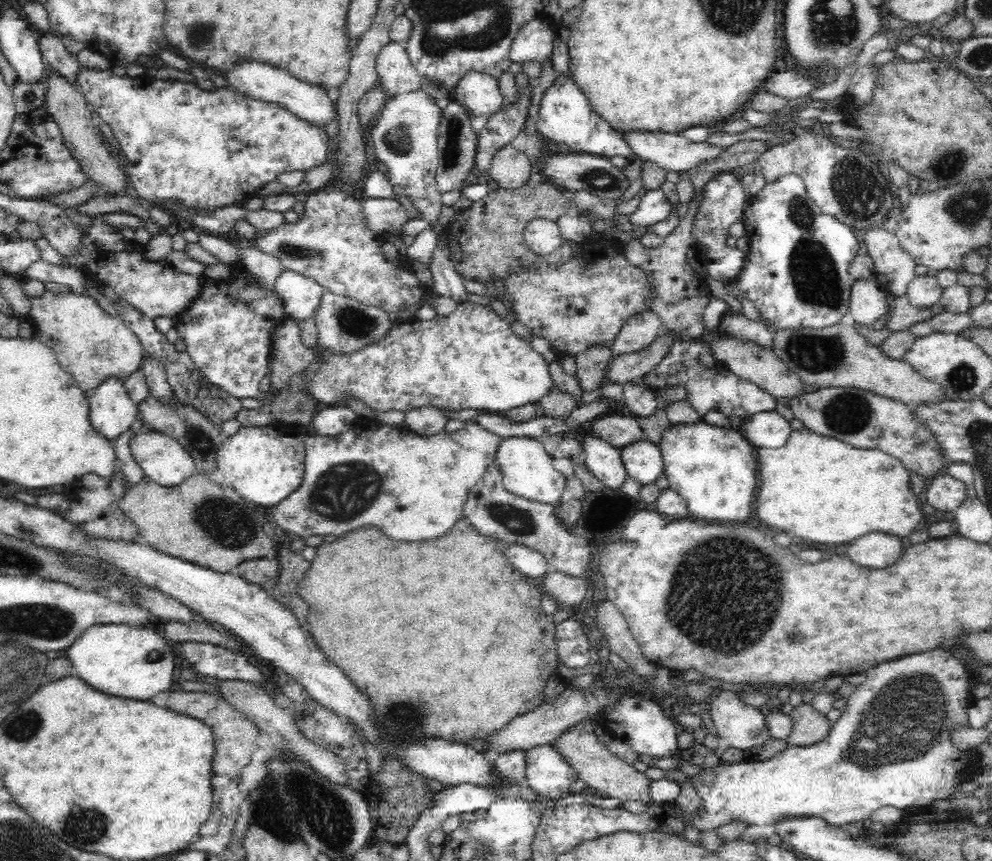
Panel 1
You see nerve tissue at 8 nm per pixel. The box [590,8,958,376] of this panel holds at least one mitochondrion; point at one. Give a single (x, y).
(815, 278)

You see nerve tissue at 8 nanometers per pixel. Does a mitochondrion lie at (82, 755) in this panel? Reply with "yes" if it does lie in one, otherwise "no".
no

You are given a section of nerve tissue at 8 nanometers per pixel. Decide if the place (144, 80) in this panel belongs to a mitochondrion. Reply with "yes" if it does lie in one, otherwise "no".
no

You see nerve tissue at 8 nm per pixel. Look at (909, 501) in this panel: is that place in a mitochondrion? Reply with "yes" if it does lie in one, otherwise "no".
no

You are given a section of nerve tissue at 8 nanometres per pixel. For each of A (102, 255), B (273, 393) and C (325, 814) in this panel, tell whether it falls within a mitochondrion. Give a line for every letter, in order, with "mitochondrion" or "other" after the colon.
A: other
B: other
C: mitochondrion

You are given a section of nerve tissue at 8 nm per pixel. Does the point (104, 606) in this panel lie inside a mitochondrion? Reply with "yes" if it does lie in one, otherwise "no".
no

